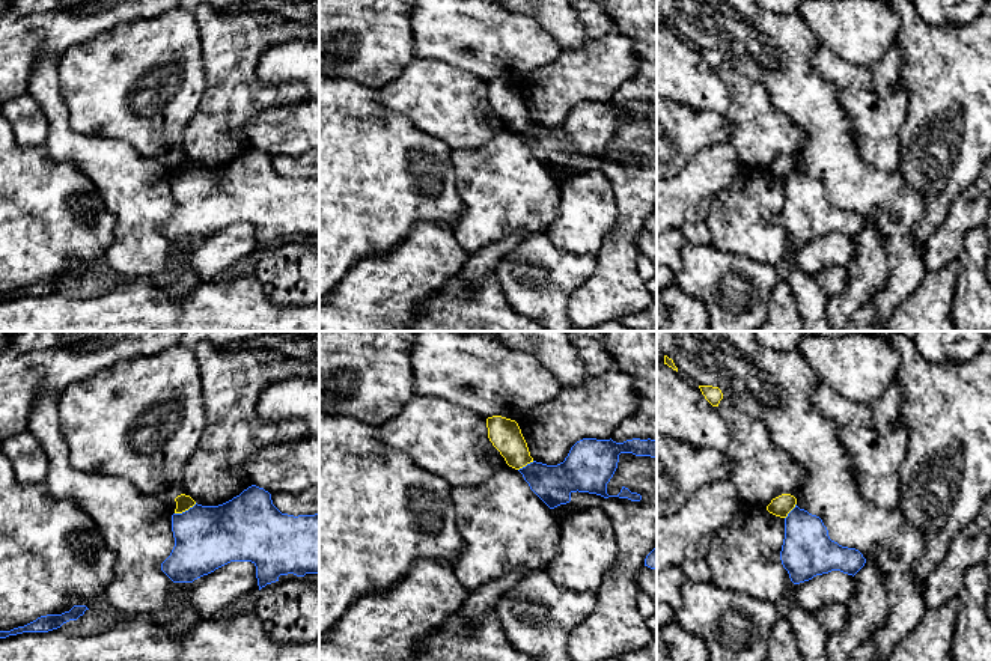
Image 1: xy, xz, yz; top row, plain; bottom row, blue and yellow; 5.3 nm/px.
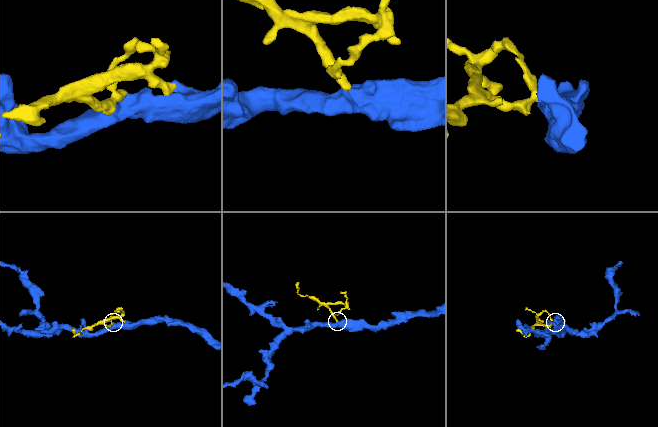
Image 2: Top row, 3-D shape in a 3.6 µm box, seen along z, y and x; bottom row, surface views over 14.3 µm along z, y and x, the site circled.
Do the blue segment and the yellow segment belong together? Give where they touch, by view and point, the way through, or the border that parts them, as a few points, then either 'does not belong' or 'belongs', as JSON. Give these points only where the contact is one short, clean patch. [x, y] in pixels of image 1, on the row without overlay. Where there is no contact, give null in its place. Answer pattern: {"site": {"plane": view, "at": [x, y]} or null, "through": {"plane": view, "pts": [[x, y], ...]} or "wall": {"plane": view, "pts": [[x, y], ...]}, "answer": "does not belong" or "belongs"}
{"site": {"plane": "xy", "at": [186, 173]}, "wall": {"plane": "xy", "pts": [[196, 166], [175, 176]]}, "answer": "does not belong"}

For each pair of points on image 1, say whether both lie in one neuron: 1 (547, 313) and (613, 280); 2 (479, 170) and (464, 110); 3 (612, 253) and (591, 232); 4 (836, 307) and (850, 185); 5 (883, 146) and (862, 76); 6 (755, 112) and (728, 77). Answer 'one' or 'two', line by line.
1: two
2: two
3: two
4: two
5: one
6: one

